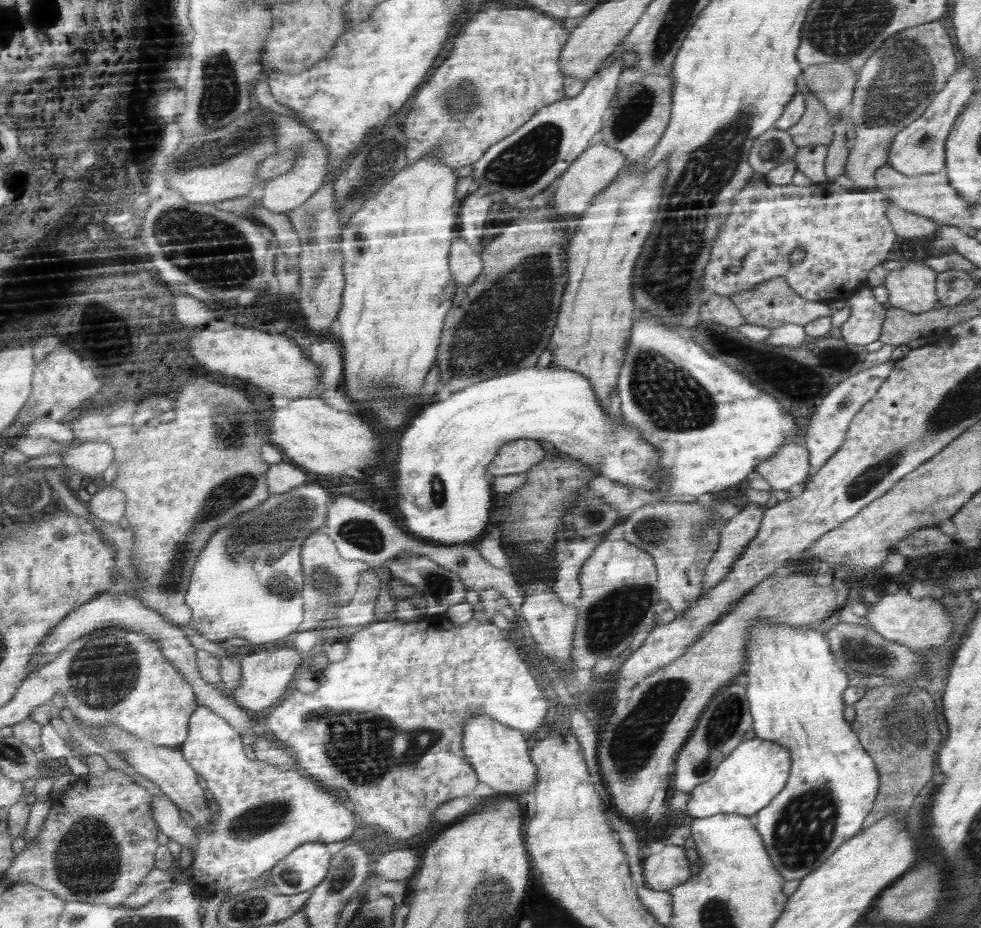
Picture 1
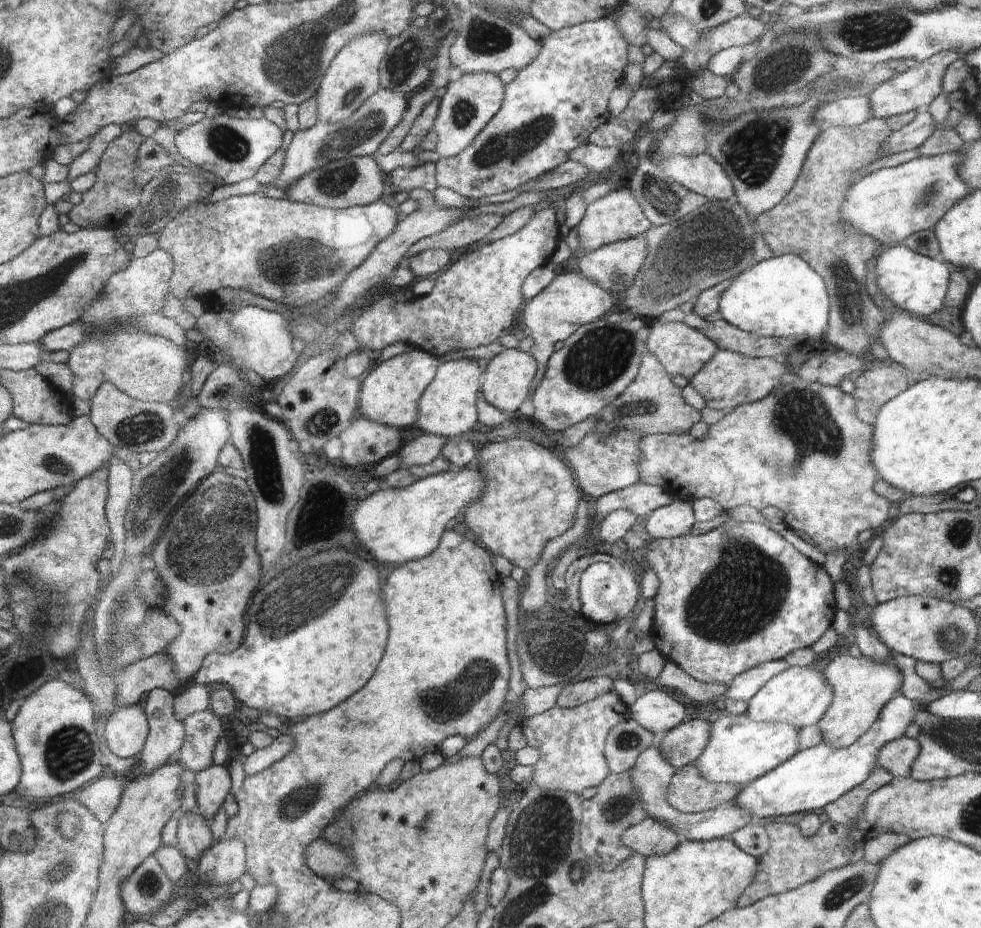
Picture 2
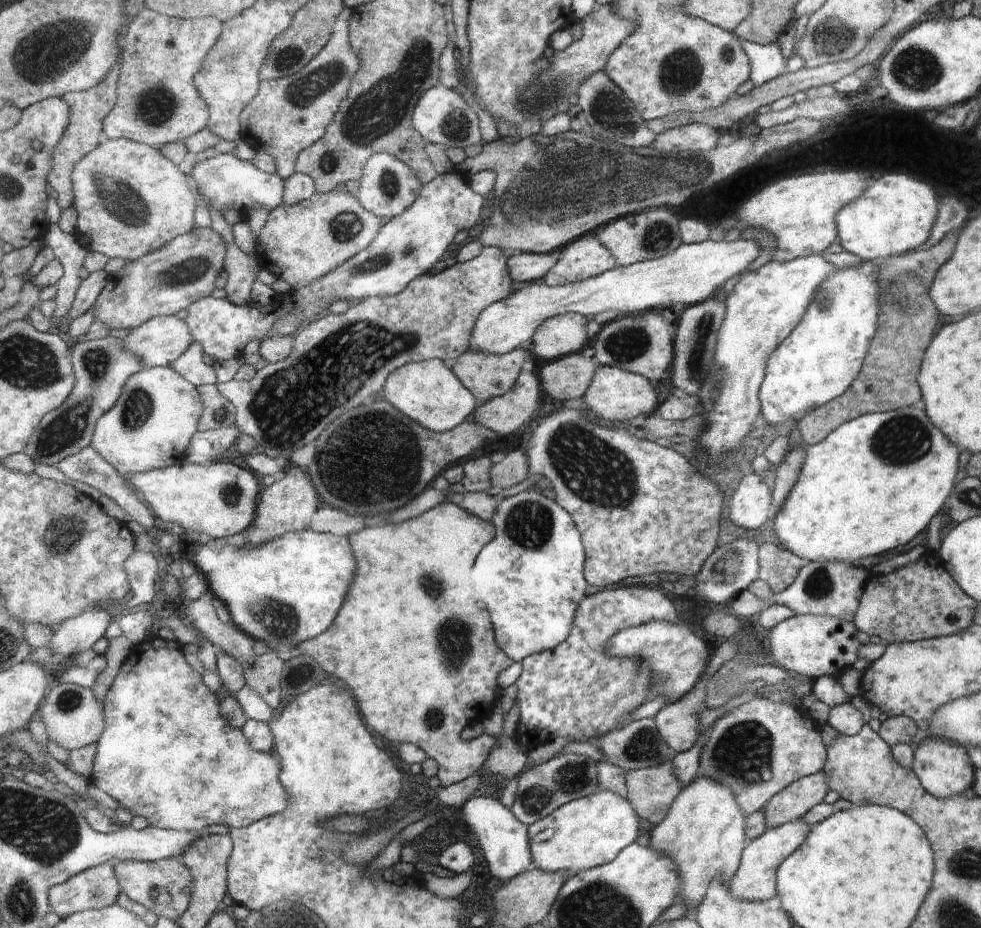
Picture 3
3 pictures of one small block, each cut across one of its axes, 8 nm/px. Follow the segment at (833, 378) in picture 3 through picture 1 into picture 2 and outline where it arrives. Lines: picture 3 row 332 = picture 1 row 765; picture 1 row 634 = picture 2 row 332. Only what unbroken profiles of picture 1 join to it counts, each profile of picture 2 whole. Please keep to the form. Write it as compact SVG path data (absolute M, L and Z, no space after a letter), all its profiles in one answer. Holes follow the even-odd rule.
M793 253L774 256L768 260L758 262L751 270L744 270L732 282L727 284L720 296L719 312L717 317L726 320L733 326L739 327L748 333L760 336L794 337L802 340L821 340L822 332L828 321L828 296L826 283L818 272L806 263L799 255Z

